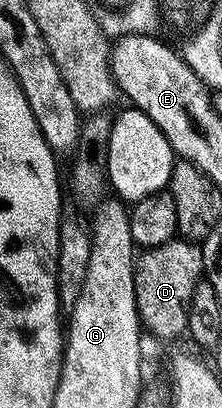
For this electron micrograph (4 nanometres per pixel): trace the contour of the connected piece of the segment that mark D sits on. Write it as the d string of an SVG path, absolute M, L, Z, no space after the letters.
M172 240L152 250L143 250L135 263L135 299L139 320L159 338L175 338L187 328L187 313L193 292L203 278L203 252L194 242Z

